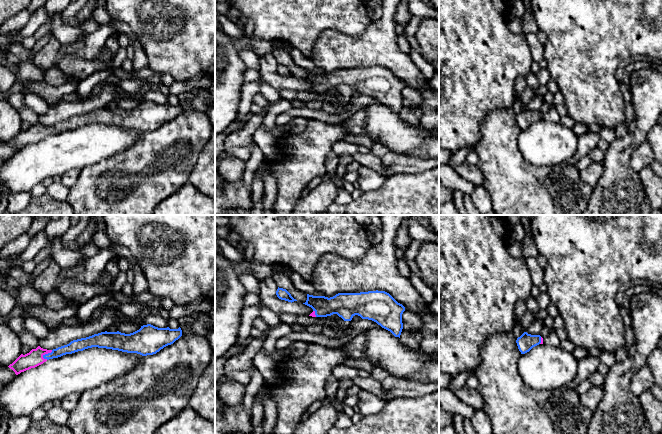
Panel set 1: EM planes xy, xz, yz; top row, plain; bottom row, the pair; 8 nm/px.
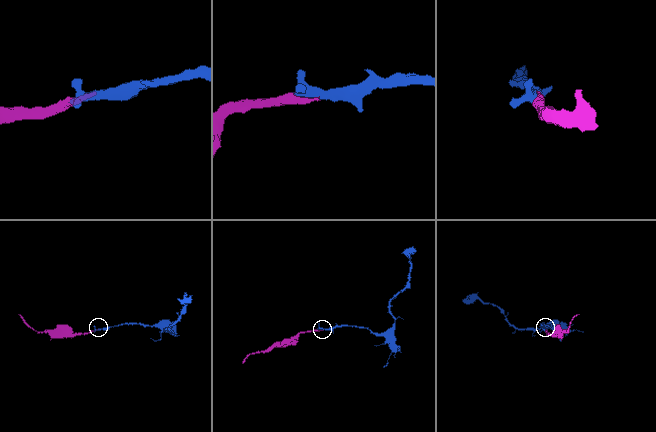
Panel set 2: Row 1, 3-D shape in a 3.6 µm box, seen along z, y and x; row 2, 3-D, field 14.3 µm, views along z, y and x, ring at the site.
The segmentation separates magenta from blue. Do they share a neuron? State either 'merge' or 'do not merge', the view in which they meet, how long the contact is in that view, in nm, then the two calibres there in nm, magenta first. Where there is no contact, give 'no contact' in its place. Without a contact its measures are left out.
merge; contact in xy; length 110 nm; calibres 140 and 100 nm

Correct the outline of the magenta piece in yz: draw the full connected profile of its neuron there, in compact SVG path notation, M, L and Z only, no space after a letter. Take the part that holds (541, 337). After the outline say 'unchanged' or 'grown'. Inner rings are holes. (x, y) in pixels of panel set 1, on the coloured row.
M524 332L516 340L517 346L521 354L529 352L533 347L543 344L543 338L540 335L531 335Z | grown

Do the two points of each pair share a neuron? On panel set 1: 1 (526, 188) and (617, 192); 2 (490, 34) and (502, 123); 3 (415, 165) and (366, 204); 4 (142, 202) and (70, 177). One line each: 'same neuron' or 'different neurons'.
1: different neurons
2: different neurons
3: different neurons
4: different neurons

